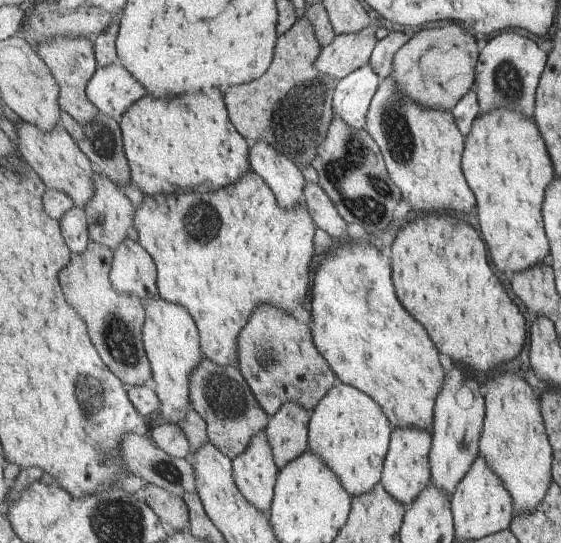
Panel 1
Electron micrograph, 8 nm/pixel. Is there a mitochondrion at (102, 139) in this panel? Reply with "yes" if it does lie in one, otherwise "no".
yes

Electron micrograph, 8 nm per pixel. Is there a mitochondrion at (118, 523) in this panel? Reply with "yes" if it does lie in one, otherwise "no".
yes

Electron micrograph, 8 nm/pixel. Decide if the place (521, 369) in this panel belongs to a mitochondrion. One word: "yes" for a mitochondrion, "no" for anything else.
no

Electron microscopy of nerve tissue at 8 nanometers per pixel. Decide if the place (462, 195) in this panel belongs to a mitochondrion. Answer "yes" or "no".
no

